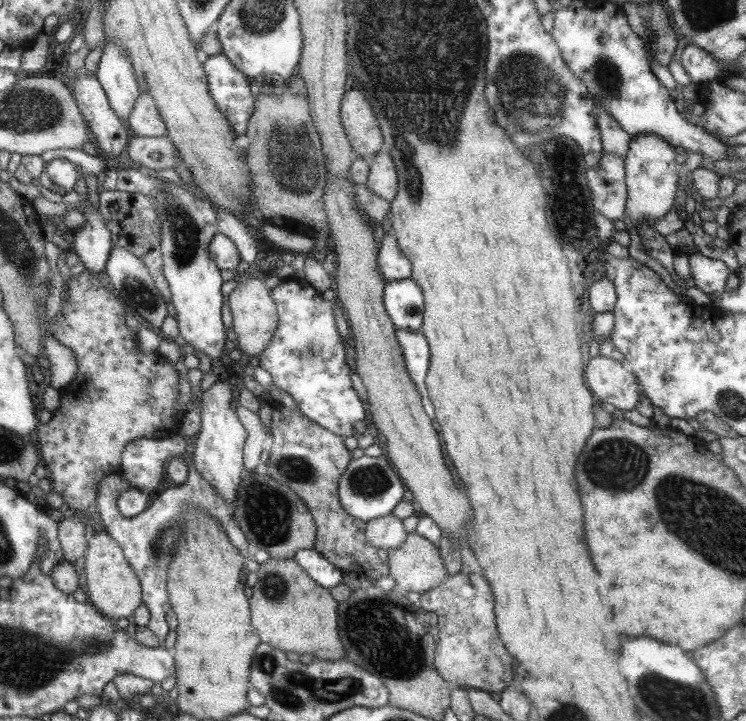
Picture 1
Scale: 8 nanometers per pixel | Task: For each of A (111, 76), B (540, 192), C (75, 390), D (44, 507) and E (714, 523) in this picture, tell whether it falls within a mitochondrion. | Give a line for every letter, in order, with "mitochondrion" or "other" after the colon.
A: other
B: other
C: other
D: other
E: mitochondrion

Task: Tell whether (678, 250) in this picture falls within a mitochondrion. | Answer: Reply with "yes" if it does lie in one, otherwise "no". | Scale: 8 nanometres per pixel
no

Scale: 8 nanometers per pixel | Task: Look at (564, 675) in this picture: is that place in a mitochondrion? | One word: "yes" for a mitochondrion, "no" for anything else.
no

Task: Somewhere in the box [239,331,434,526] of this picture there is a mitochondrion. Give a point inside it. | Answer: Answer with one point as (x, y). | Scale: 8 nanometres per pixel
(366, 481)

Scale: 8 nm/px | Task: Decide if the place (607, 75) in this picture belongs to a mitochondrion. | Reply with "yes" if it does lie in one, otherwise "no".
yes

